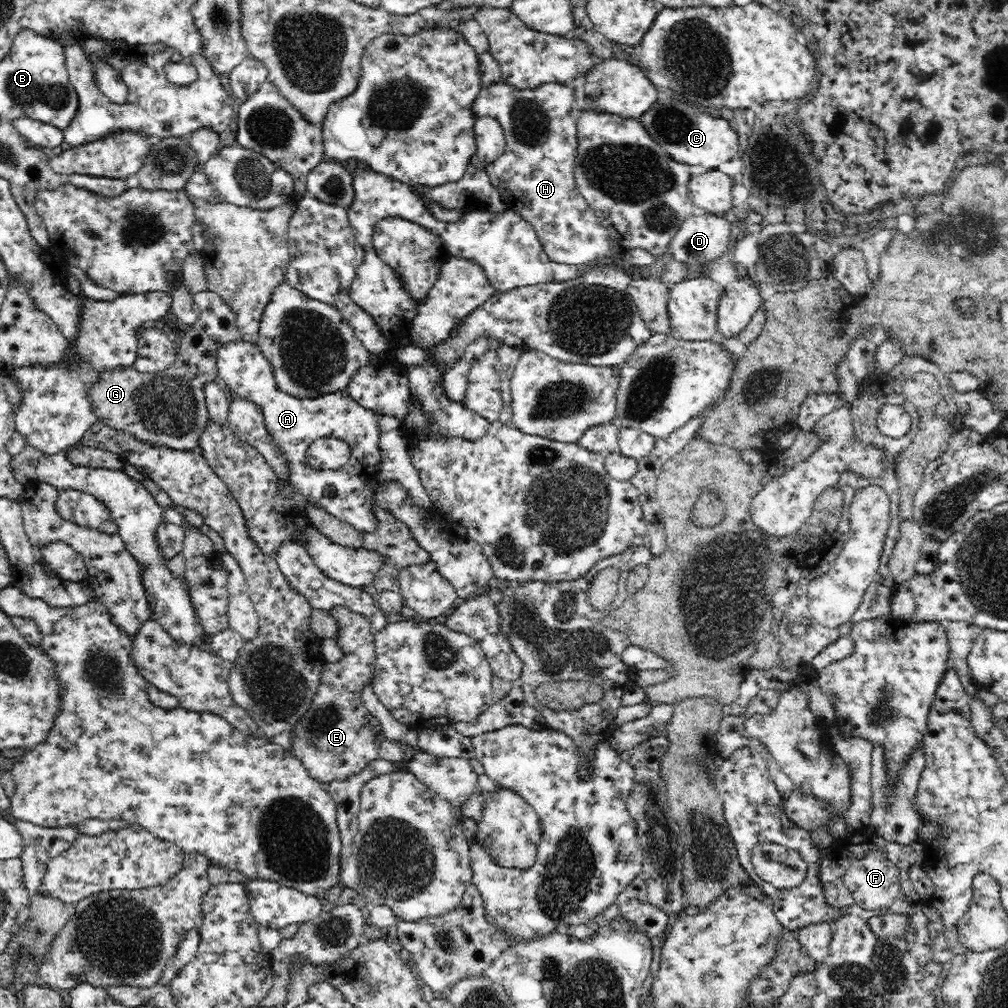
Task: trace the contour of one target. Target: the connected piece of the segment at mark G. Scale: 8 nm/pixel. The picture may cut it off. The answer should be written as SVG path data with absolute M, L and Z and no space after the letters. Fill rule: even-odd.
M204 290L193 293L196 304L200 307L199 320L182 336L180 348L177 348L175 361L168 368L156 372L140 372L136 367L118 365L113 369L102 369L97 374L96 382L86 390L87 400L91 404L91 412L95 416L95 425L105 426L113 432L129 434L139 442L152 448L170 449L170 451L191 452L200 450L200 436L209 424L208 405L205 389L219 378L217 371L217 353L228 342L242 340L238 331L236 316L229 304L215 292Z

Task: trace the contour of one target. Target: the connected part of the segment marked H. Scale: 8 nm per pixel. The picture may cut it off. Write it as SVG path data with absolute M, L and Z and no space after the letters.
M498 79L482 88L474 100L476 116L495 118L504 129L506 145L502 156L488 164L488 176L494 188L501 192L508 210L517 212L537 232L538 239L550 260L562 264L578 265L601 258L616 257L614 234L598 218L594 209L585 201L578 190L574 176L575 156L579 146L578 119L581 110L576 104L572 88L558 81L546 81L534 88L519 89L516 85Z

